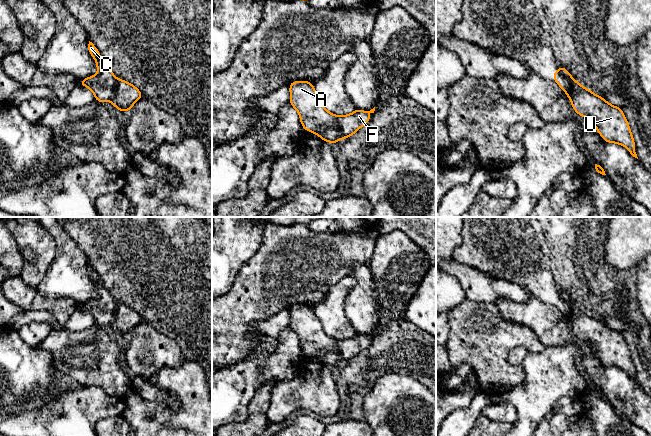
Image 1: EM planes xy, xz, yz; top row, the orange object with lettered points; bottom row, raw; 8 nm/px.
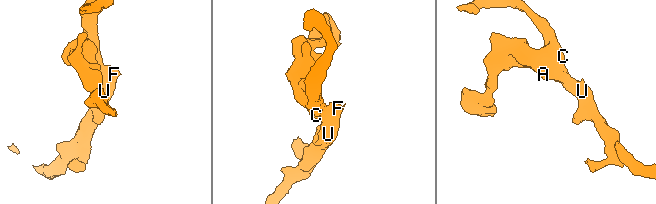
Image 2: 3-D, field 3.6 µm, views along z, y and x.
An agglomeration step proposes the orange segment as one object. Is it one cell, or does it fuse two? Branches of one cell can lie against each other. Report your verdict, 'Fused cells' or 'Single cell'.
Fused cells

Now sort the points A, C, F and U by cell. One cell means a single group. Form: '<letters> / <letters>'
A C / F U

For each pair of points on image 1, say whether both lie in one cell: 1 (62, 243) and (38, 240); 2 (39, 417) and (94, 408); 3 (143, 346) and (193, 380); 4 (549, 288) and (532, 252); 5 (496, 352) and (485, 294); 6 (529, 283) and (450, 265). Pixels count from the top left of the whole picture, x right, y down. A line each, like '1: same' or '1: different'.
1: different
2: same
3: different
4: same
5: different
6: different

